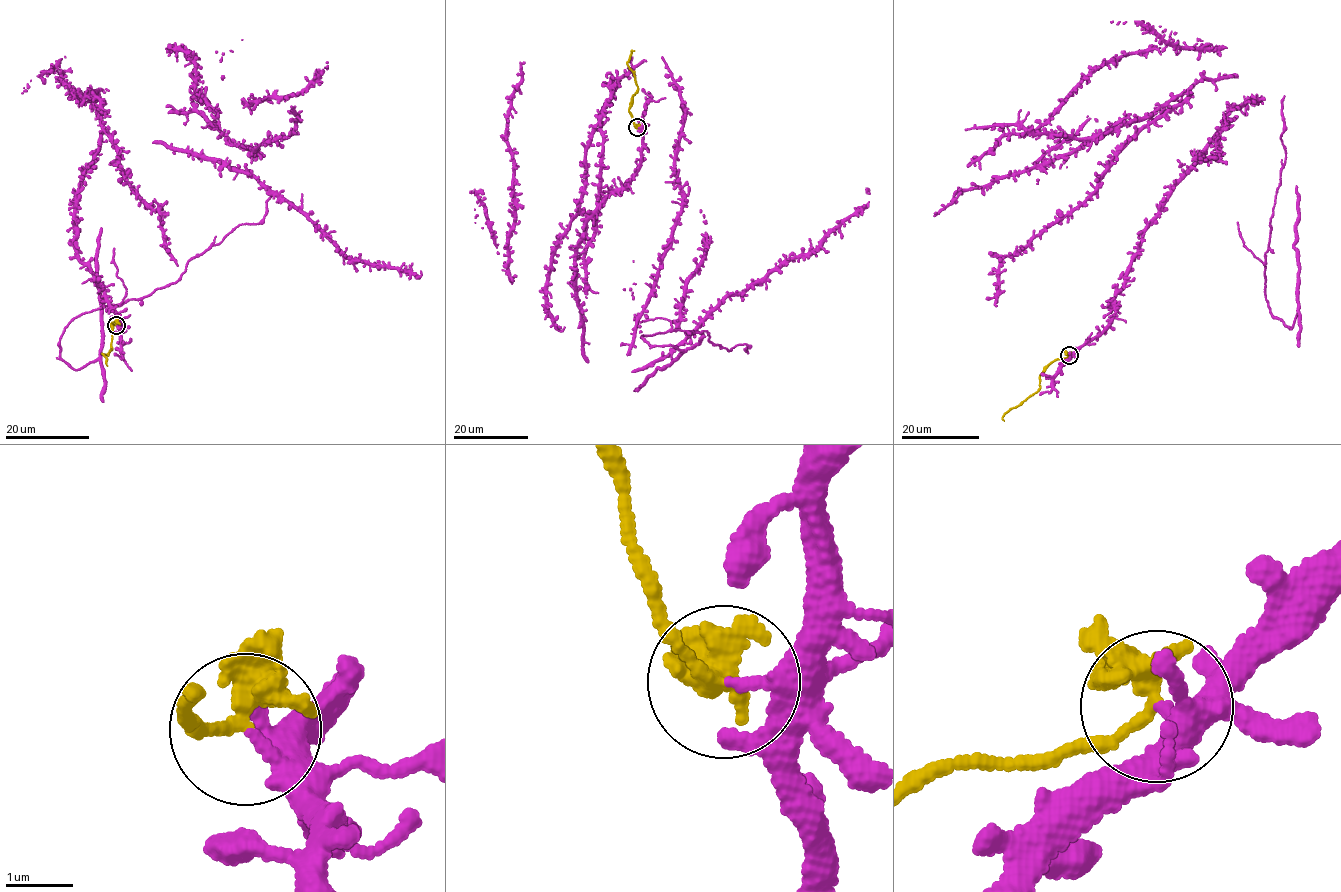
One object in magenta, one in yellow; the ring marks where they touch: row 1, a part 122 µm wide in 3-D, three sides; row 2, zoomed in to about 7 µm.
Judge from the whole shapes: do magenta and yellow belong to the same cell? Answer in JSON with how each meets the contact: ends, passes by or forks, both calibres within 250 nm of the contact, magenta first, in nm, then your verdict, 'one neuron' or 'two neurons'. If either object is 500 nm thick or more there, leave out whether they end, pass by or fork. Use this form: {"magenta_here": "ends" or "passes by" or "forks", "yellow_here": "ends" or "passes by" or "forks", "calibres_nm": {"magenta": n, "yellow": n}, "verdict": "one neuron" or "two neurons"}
{"magenta_here": "ends", "yellow_here": "forks", "calibres_nm": {"magenta": 200, "yellow": 240}, "verdict": "two neurons"}

